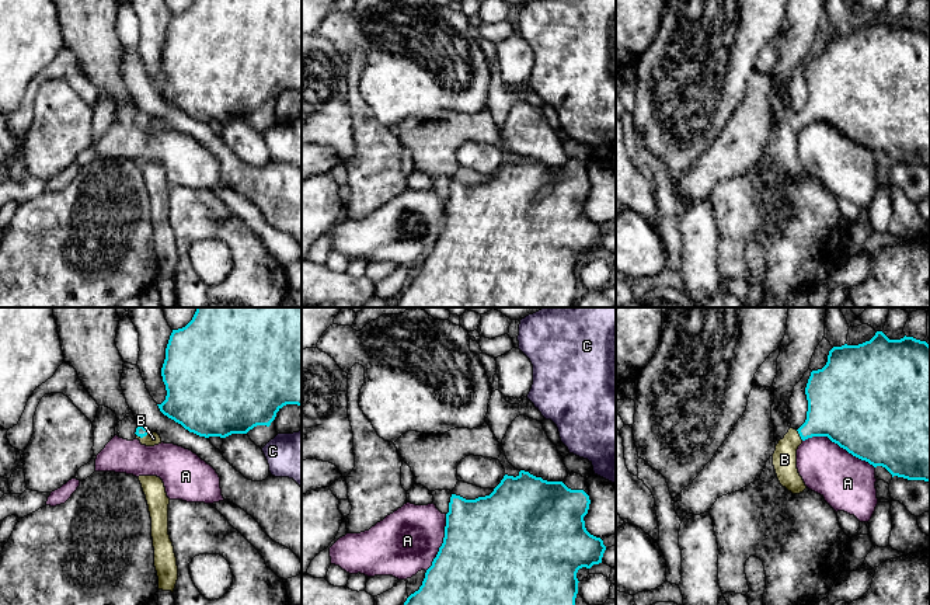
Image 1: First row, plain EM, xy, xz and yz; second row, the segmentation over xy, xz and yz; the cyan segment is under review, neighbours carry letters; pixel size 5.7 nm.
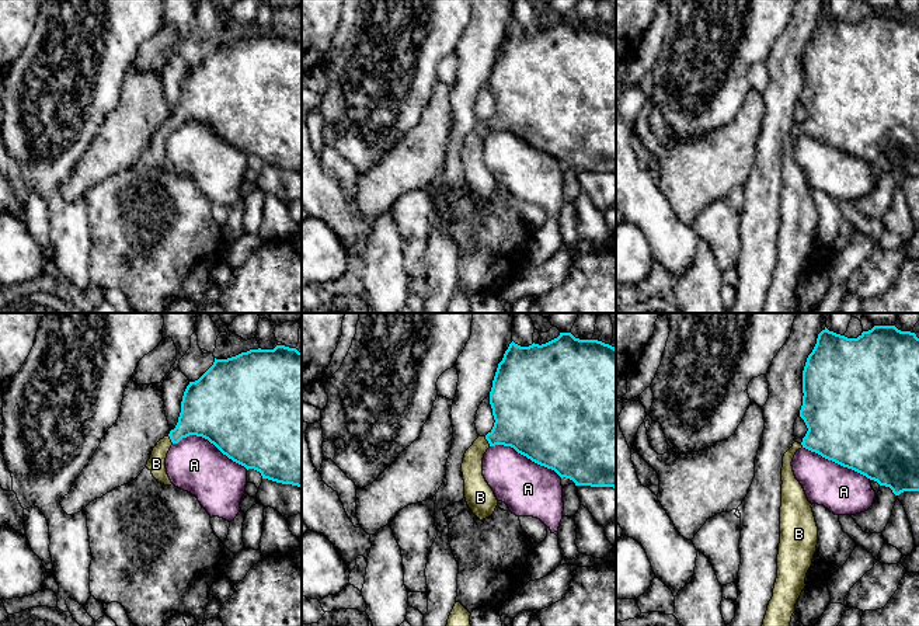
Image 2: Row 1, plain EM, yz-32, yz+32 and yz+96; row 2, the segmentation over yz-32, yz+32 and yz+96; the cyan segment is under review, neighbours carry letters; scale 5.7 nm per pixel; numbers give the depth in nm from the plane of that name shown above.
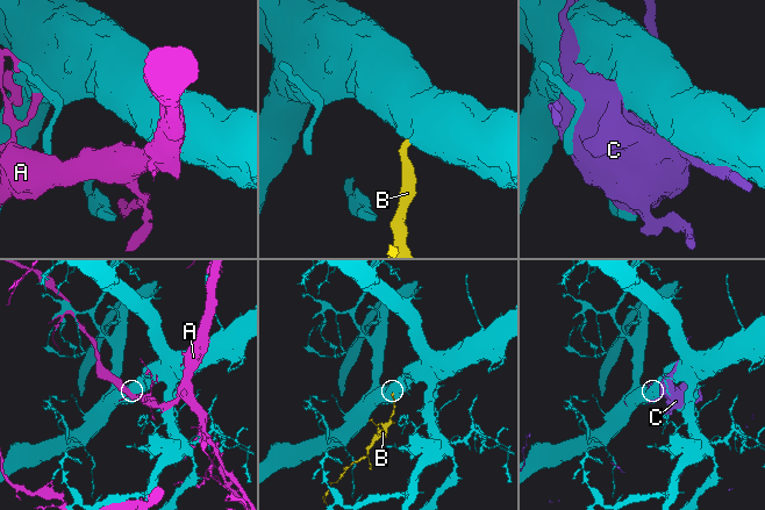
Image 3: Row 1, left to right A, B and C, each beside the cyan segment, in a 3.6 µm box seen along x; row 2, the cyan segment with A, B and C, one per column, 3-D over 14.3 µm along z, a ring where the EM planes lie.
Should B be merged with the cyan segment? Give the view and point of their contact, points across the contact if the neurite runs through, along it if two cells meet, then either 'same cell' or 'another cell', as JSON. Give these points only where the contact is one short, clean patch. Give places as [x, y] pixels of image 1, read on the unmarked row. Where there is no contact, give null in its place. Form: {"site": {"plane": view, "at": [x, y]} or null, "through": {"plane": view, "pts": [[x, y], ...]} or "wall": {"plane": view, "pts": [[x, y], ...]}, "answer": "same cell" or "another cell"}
{"site": {"plane": "xy", "at": [143, 121]}, "through": {"plane": "xy", "pts": [[140, 117], [143, 121], [153, 124]]}, "answer": "same cell"}

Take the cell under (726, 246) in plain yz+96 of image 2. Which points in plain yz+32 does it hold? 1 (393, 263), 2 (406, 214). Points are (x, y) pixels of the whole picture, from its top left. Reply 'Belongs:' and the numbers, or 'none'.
Belongs: 2

